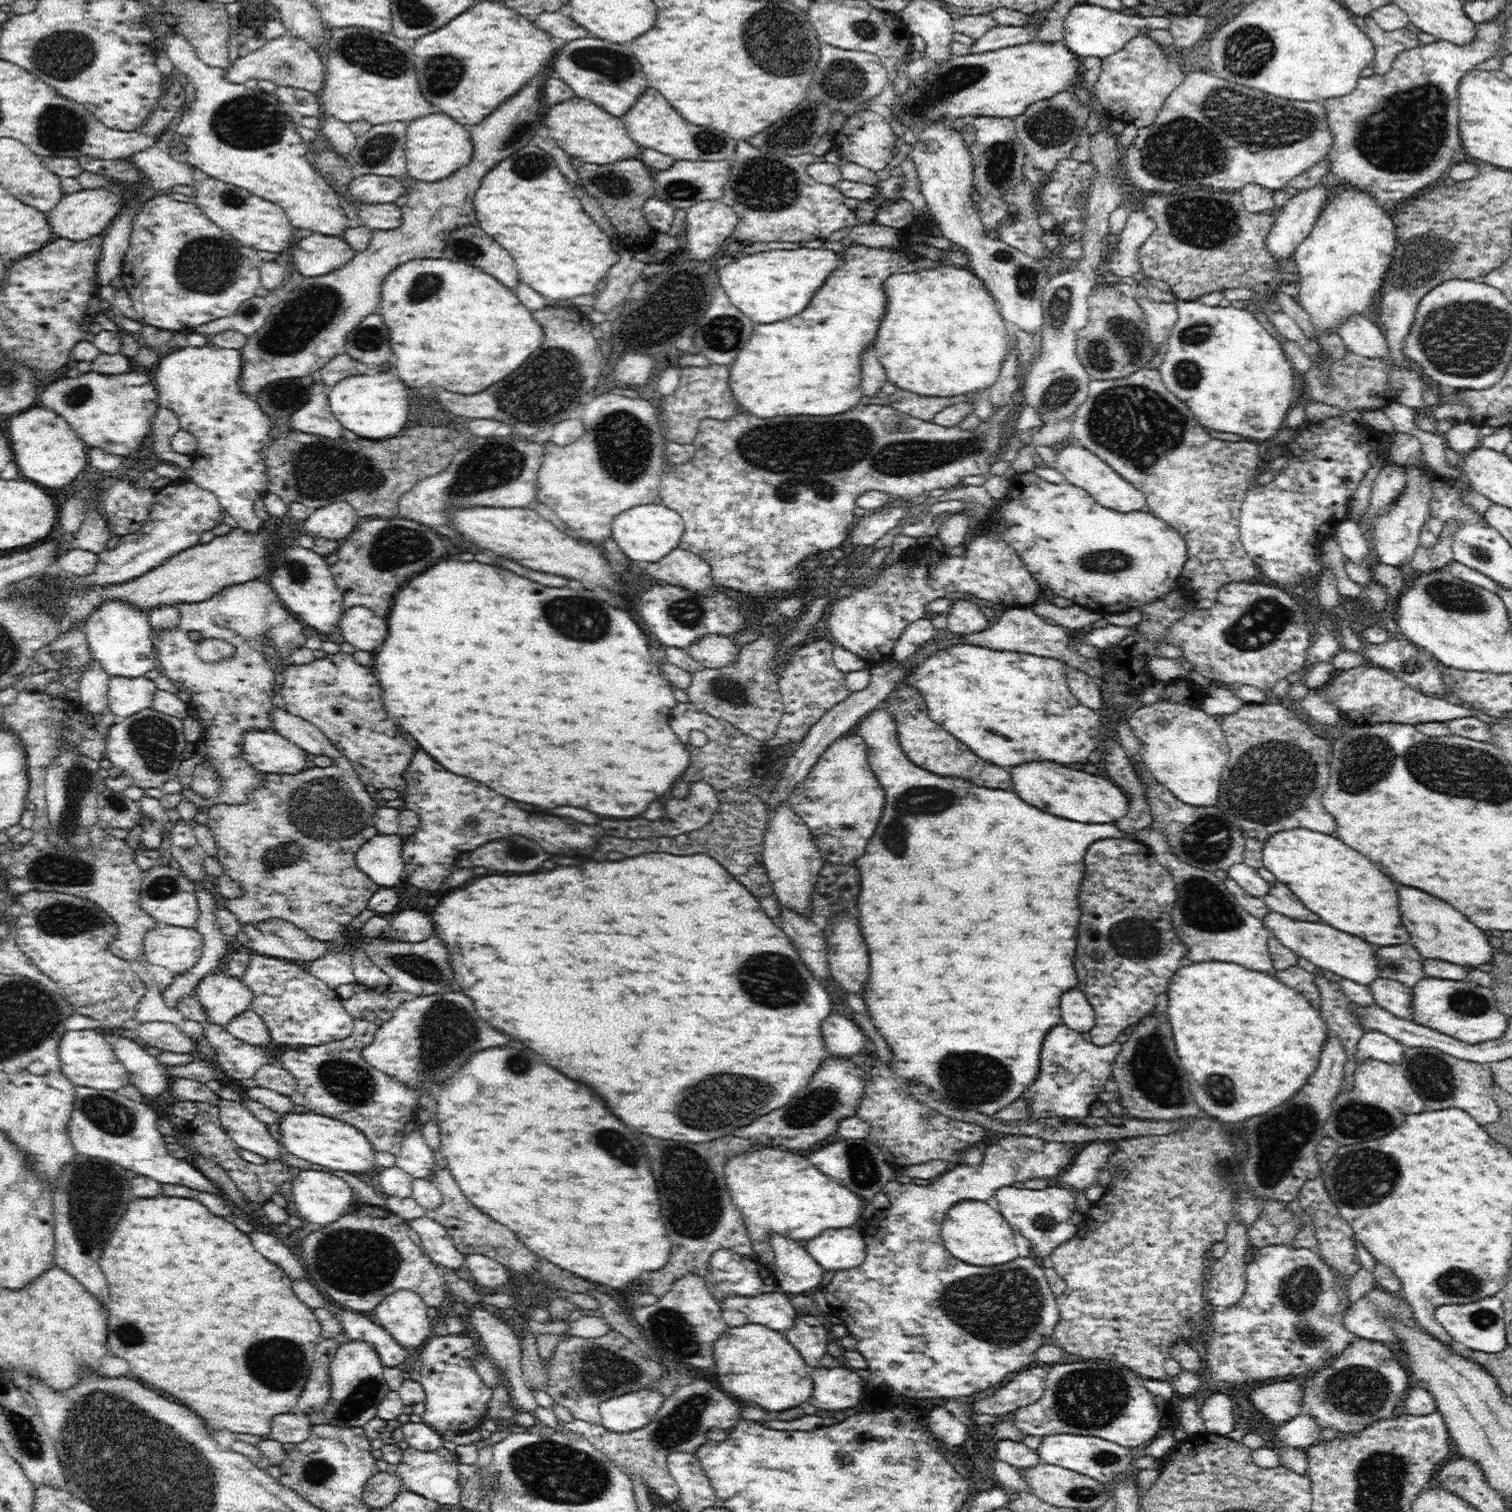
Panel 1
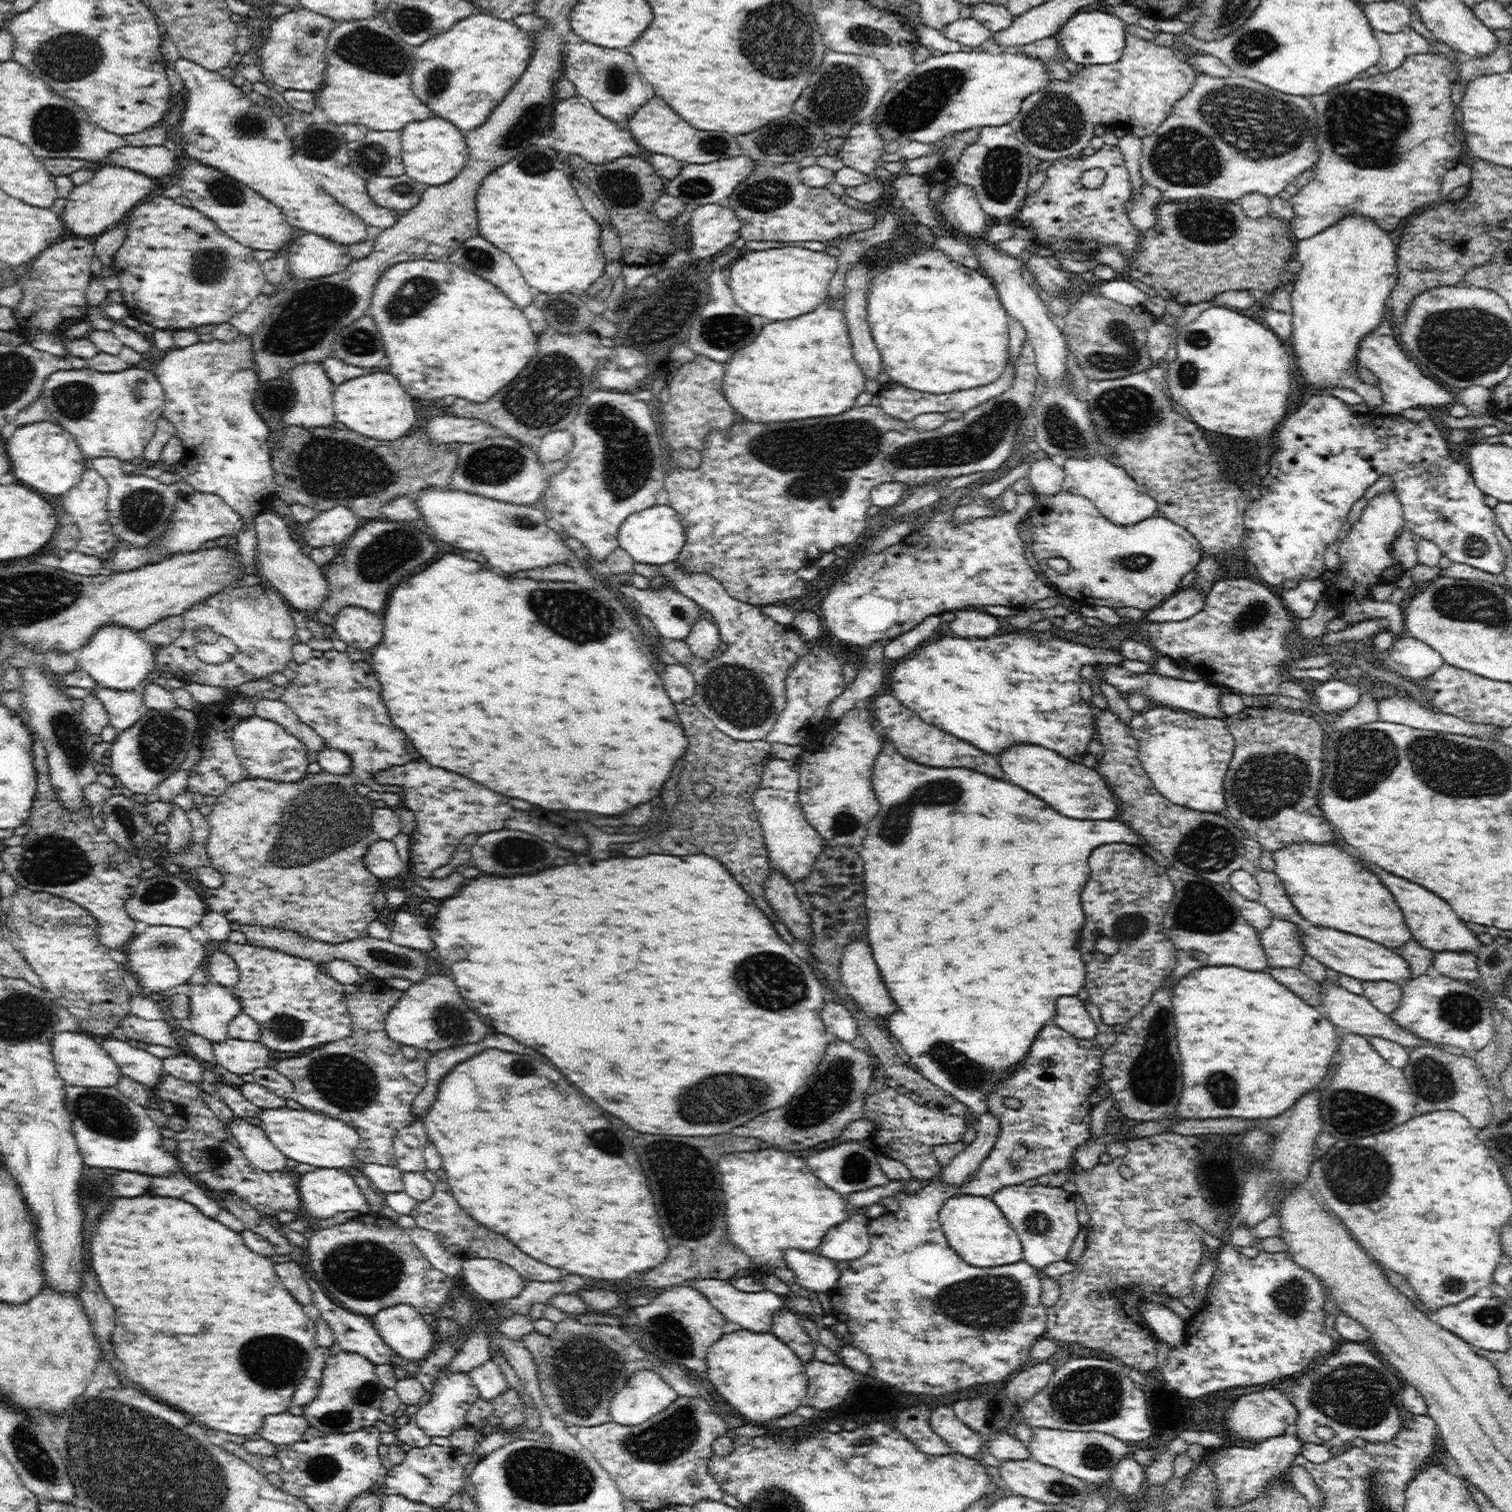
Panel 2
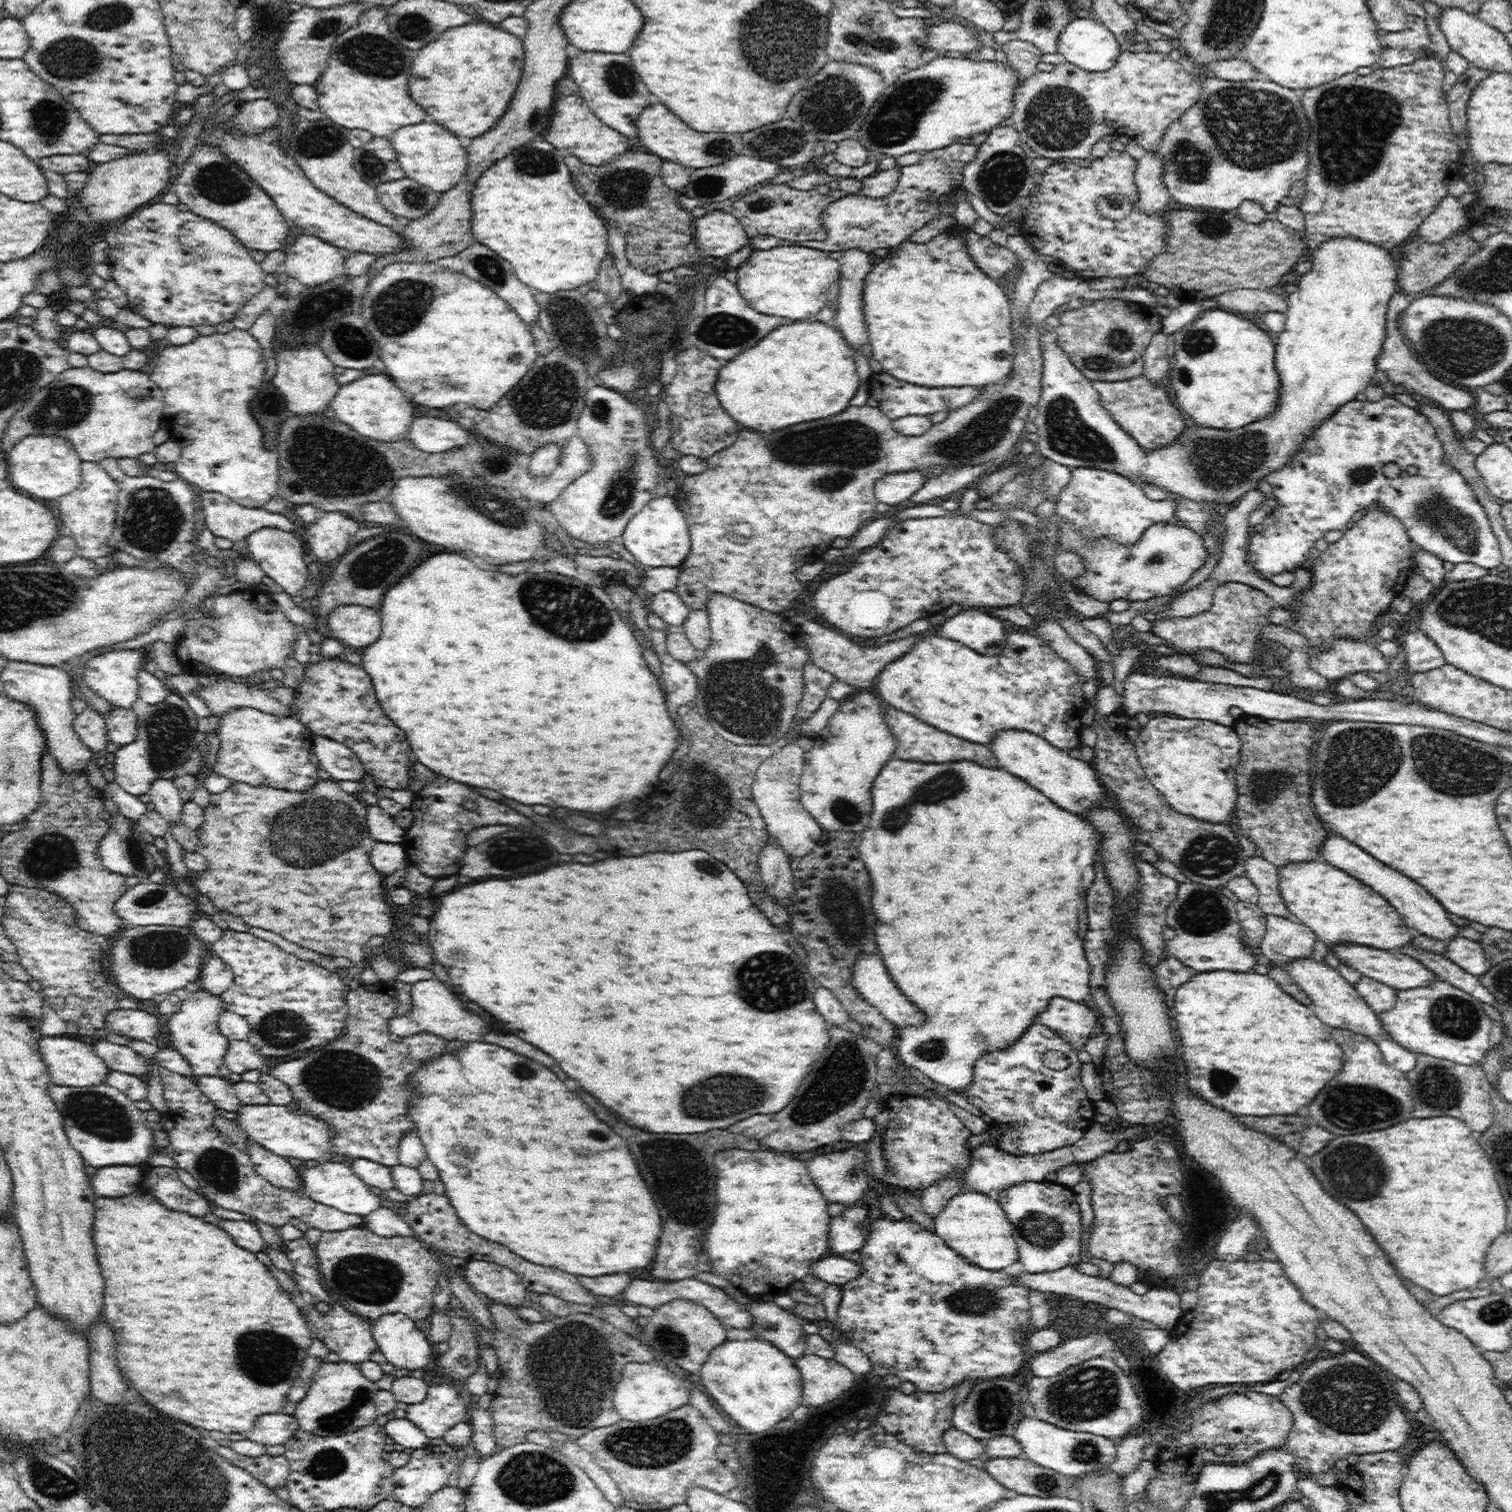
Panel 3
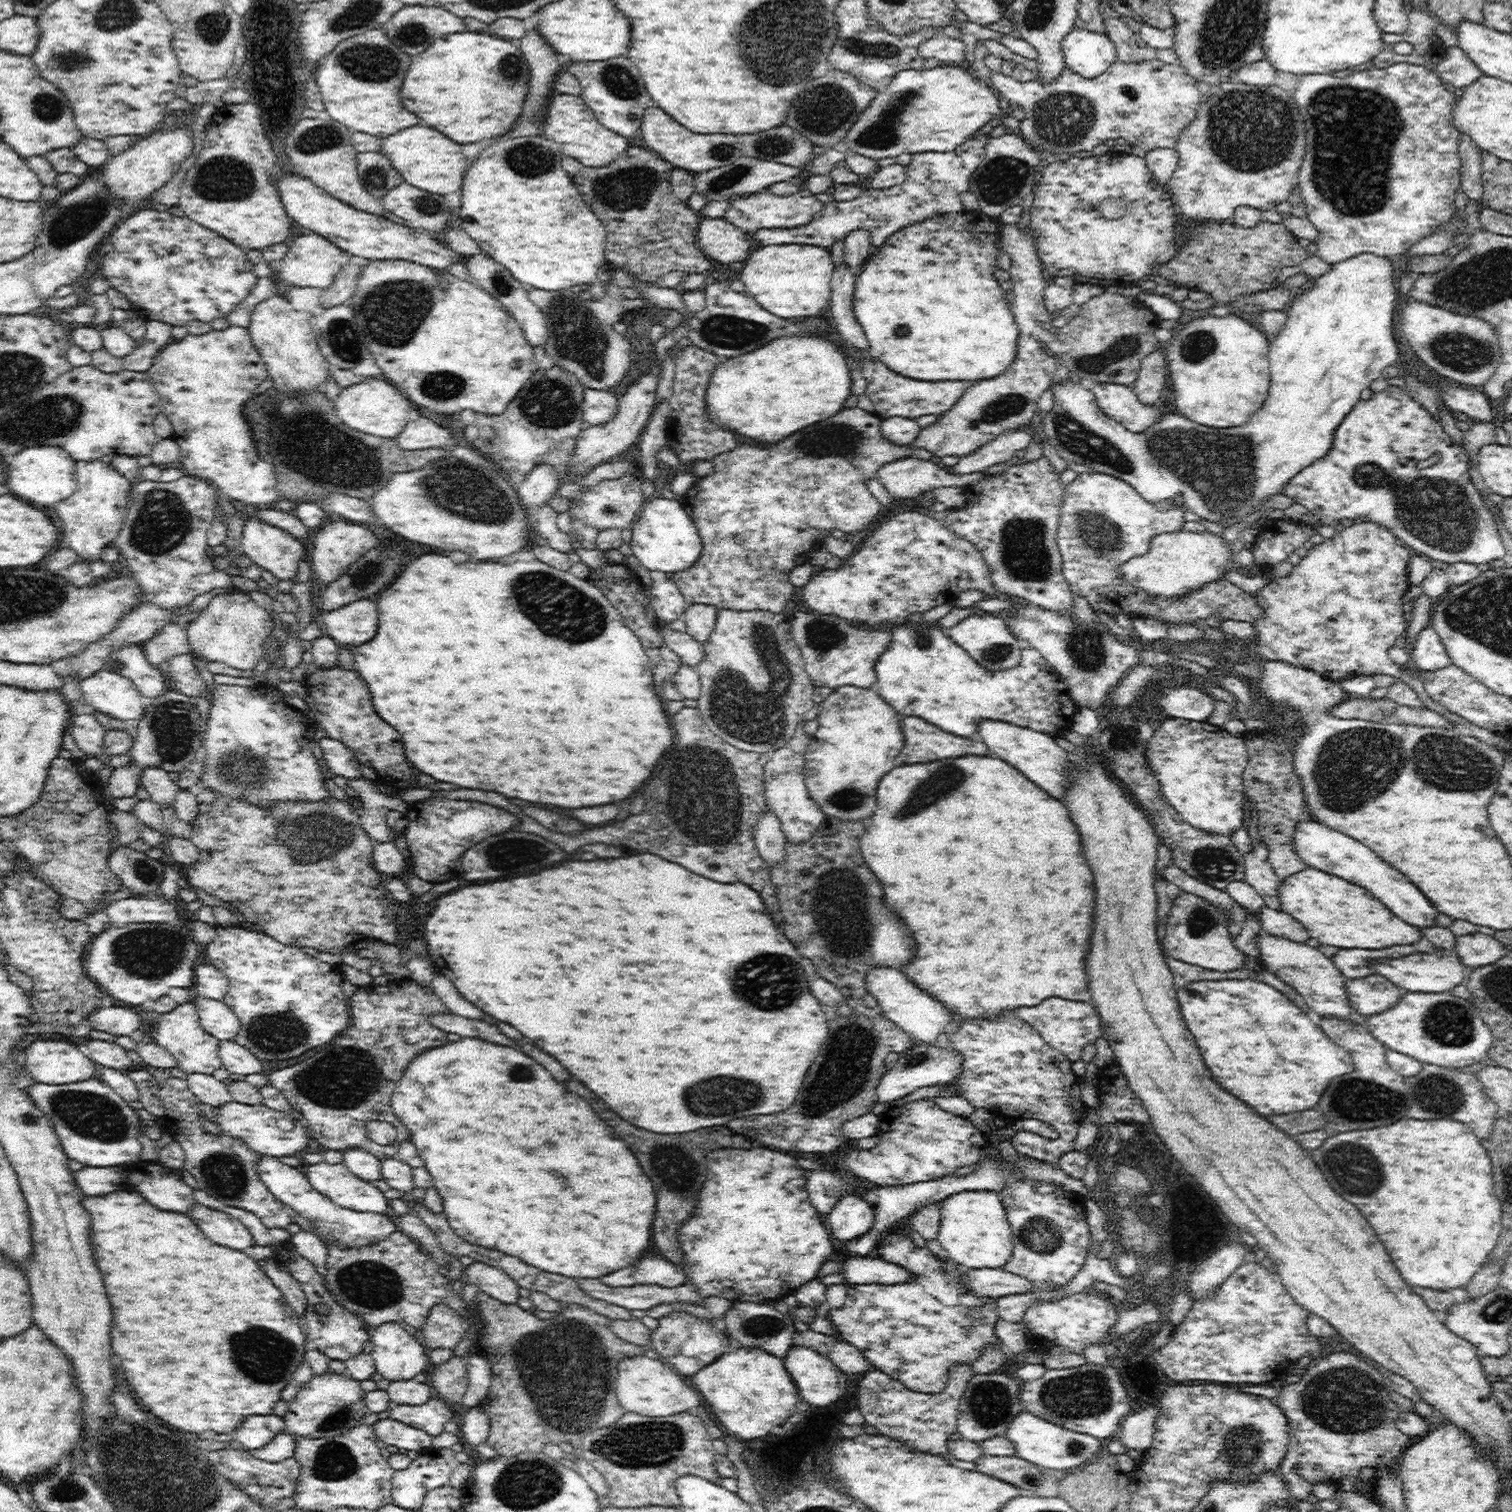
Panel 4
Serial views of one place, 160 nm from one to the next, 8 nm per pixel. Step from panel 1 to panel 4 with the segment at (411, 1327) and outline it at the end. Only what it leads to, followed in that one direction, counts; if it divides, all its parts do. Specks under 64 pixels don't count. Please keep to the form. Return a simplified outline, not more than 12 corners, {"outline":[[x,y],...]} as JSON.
{"outline":[[400,1322],[371,1329],[375,1367],[386,1380],[426,1370],[427,1349]]}

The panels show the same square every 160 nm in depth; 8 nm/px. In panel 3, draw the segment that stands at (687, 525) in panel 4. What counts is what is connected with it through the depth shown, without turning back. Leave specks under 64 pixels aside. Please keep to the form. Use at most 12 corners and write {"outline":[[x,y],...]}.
{"outline":[[654,497],[624,528],[644,568],[680,567],[688,525],[674,497]]}

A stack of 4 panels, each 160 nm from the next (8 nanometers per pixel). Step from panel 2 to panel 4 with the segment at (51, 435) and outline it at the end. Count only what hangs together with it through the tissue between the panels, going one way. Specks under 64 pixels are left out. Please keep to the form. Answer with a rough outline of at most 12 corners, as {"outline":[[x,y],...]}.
{"outline":[[59,446],[13,455],[5,486],[55,506],[74,494],[77,463]]}

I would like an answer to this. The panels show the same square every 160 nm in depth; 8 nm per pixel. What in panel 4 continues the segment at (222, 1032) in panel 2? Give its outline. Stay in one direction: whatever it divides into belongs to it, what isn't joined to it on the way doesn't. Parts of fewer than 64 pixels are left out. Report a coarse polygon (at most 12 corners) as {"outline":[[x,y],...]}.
{"outline":[[196,1002],[163,1013],[149,1039],[189,1073],[223,1066]]}

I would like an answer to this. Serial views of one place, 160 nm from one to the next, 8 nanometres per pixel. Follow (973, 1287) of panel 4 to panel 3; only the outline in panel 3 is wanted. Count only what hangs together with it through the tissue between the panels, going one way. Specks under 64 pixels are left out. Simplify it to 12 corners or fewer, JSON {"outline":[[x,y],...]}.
{"outline":[[1022,1272],[1018,1284],[1096,1303],[1172,1332],[1184,1316],[1180,1294],[1152,1287],[1138,1295],[1114,1277]]}

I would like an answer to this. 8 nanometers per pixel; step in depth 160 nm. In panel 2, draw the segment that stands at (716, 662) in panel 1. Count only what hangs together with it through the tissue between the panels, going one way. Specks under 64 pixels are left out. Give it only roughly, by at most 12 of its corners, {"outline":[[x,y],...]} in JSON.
{"outline":[[709,616],[694,623],[685,641],[696,658],[722,652],[717,624]]}

